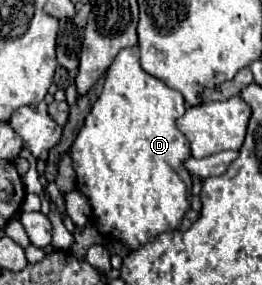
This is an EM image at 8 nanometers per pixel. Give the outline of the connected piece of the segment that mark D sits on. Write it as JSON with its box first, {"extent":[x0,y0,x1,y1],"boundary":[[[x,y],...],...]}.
{"extent":[70,46,192,250],"boundary":[[[136,46],[124,48],[114,58],[106,70],[104,88],[70,148],[70,158],[78,176],[76,188],[88,198],[96,228],[102,236],[116,238],[130,250],[138,250],[152,242],[158,234],[180,228],[182,218],[190,208],[189,187],[192,180],[184,168],[184,160],[190,158],[190,142],[176,128],[176,120],[184,112],[186,104],[182,94],[142,70],[140,50]]]}

